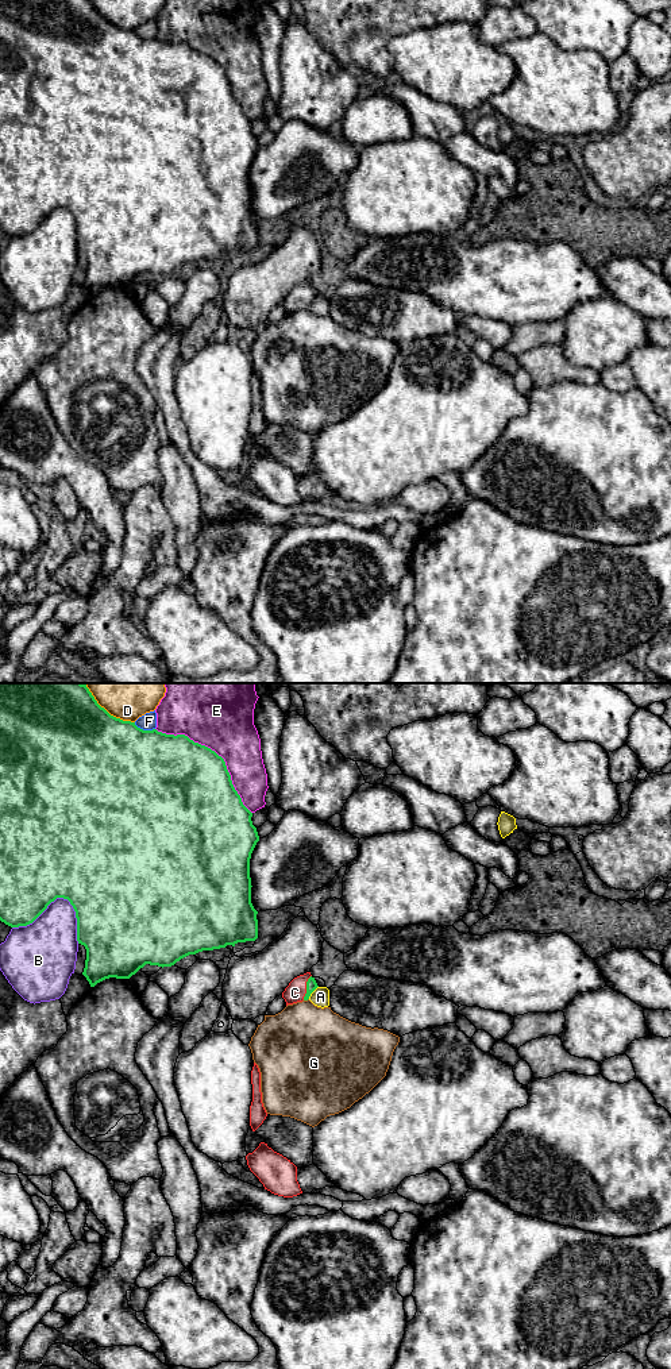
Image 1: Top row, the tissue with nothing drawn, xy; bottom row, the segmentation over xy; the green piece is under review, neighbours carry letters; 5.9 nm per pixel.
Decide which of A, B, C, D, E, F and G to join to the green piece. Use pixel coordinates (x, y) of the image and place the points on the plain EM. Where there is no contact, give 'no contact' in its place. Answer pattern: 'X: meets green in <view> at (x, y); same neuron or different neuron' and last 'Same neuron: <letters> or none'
A: meets green in xy at (312, 300); different neuron
B: meets green in xy at (61, 205); different neuron
C: meets green in xy at (307, 296); same neuron
D: meets green in xy at (110, 23); different neuron
E: meets green in xy at (215, 61); different neuron
F: meets green in xy at (145, 39); different neuron
G: meets green in xy at (305, 308); different neuron
Same neuron: C

